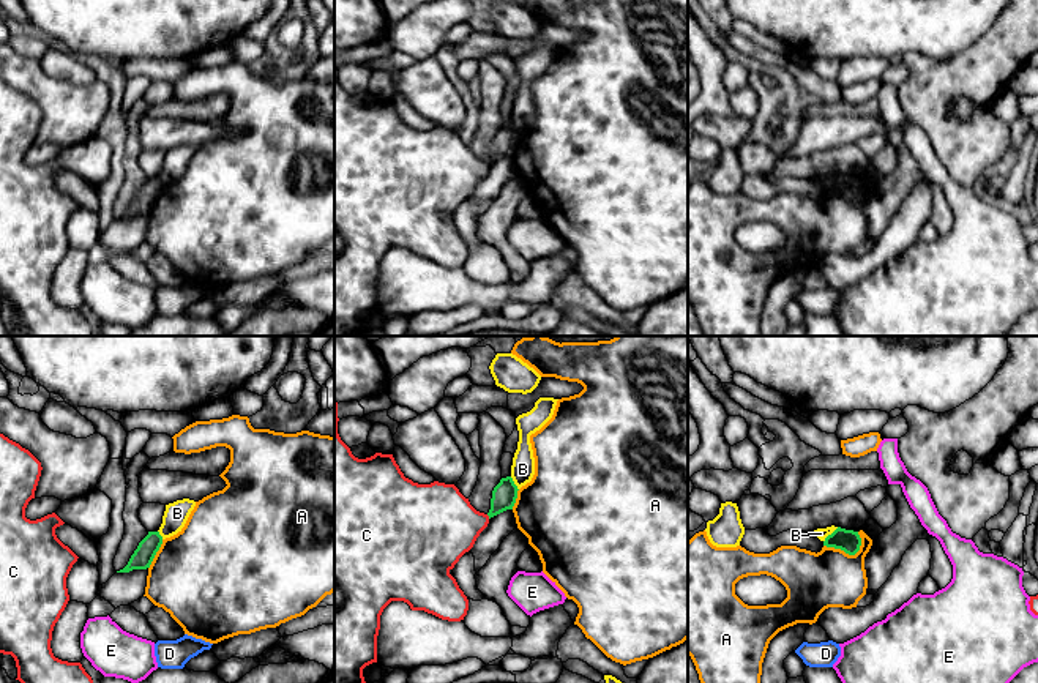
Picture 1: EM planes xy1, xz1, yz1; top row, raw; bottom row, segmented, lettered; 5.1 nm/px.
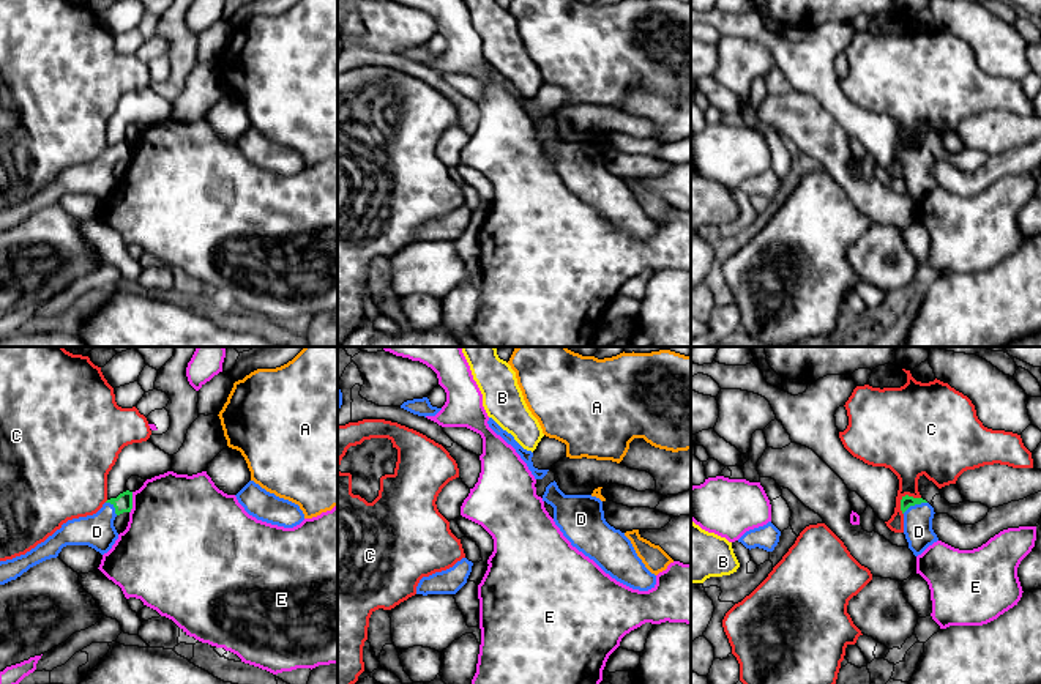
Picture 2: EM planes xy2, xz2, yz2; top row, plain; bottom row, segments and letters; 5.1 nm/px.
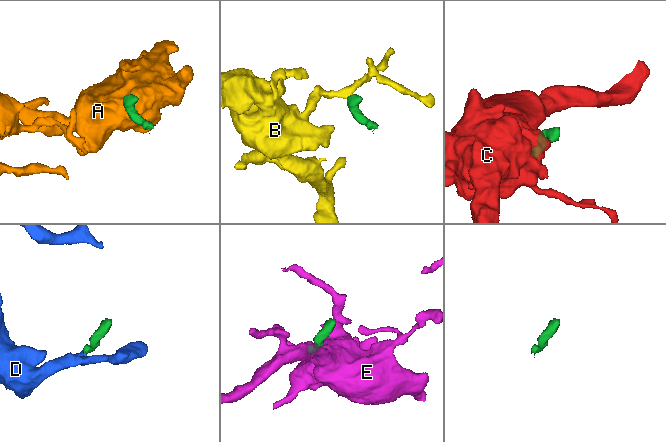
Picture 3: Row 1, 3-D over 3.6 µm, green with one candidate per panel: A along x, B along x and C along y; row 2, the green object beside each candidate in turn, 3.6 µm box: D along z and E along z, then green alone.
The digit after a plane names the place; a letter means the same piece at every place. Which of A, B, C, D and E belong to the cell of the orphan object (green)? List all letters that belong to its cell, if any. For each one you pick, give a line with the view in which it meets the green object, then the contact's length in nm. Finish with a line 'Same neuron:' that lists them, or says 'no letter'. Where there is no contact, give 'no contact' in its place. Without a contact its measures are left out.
D: yz2 | 140 nm
Same neuron: D

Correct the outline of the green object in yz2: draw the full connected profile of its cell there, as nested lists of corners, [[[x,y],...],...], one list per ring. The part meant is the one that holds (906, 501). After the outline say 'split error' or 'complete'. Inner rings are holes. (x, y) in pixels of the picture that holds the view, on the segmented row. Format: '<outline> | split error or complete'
[[[902,496],[904,534],[915,556],[938,541],[932,530],[934,507],[923,498]]] | split error

